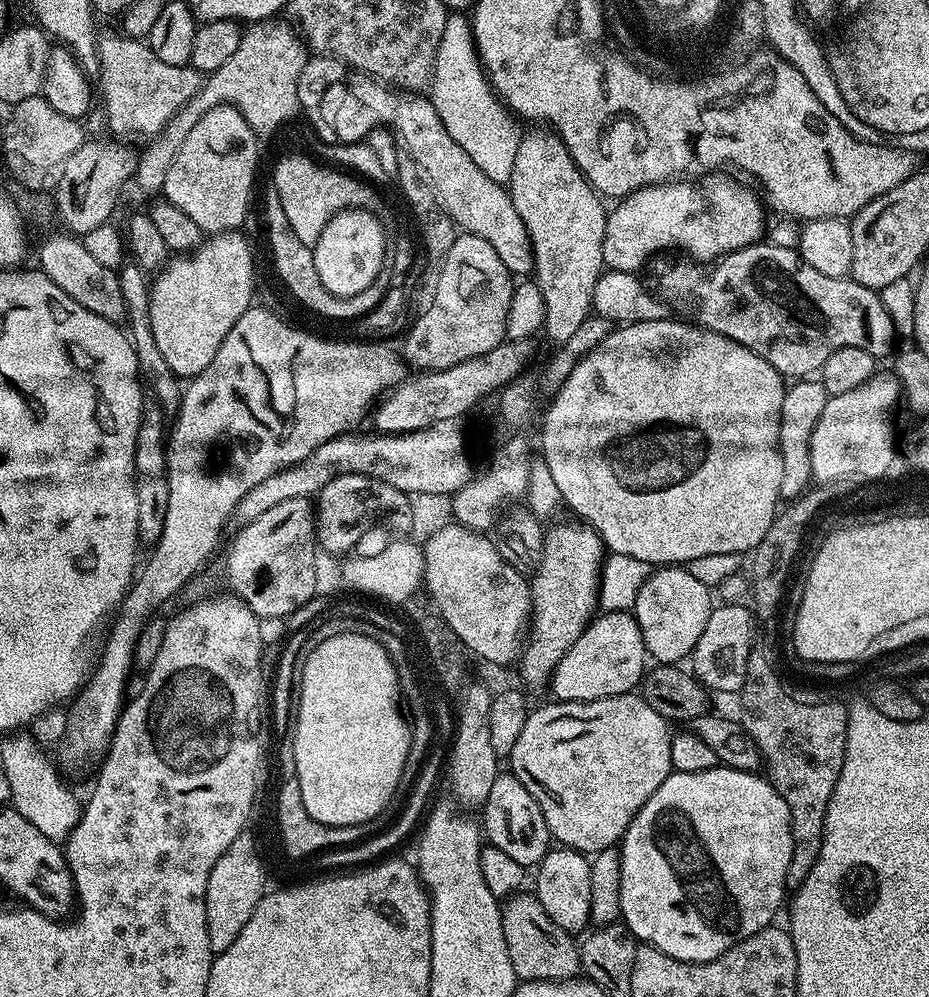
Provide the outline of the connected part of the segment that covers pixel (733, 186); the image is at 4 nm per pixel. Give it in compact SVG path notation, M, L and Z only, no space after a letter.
M717 170L699 177L695 182L680 178L675 182L646 184L623 197L617 203L620 205L608 212L606 234L602 242L605 265L613 272L639 273L640 267L651 258L652 252L664 252L667 248L685 248L692 255L689 257L696 262L715 262L727 252L757 243L763 237L760 235L764 232L765 205L755 187L747 188L726 173Z

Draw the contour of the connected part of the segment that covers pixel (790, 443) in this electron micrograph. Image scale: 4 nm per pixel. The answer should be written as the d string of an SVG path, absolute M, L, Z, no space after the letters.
M800 378L785 387L780 411L781 501L791 502L797 496L804 495L813 481L810 470L810 438L814 434L814 426L818 426L818 418L826 406L828 397L823 382L818 378Z

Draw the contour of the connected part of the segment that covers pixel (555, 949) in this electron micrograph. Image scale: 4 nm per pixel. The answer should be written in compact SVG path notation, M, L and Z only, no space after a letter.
M524 895L507 897L500 910L502 934L506 934L506 950L510 954L510 966L514 966L517 981L573 979L581 971L577 941L562 930L562 926L558 926L546 910L542 910L535 895Z

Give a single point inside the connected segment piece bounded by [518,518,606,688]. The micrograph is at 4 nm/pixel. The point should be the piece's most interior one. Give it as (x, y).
(565, 588)

